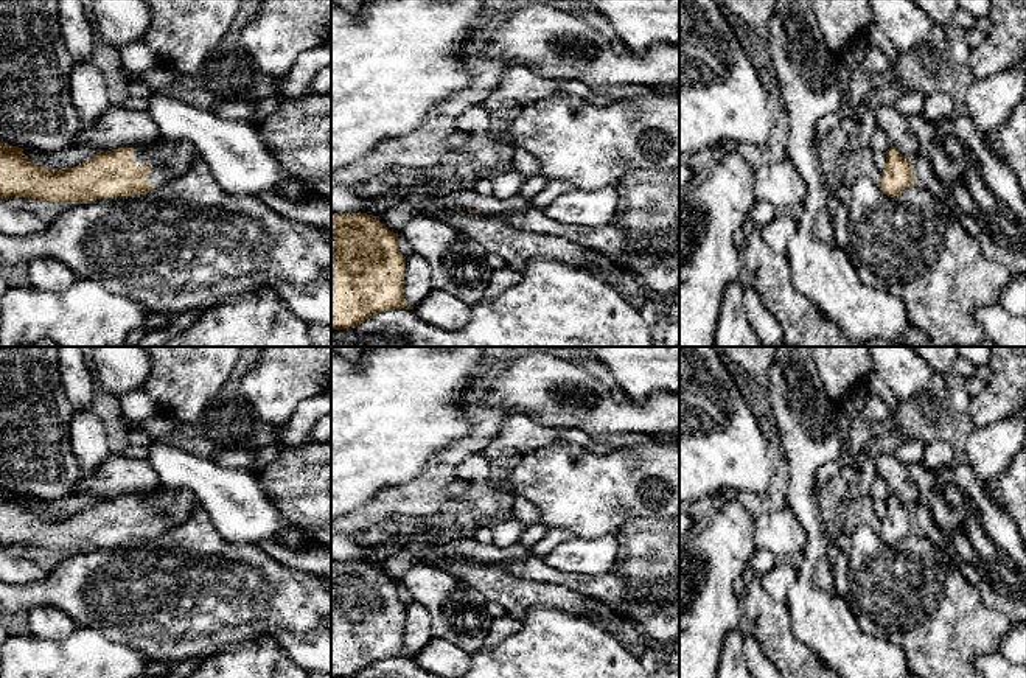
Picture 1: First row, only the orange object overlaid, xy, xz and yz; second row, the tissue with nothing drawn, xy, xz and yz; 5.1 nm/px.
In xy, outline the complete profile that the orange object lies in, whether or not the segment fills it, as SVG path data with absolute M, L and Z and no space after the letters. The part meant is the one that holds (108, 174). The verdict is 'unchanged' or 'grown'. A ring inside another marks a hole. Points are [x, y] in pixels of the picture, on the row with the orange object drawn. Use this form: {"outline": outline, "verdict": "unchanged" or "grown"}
{"outline": "M0 142L0 199L23 196L25 199L81 204L146 194L187 173L196 157L201 154L190 142L162 142L146 151L135 151L134 148L96 151L90 160L78 166L48 170L31 162L23 154L23 148Z", "verdict": "grown"}

